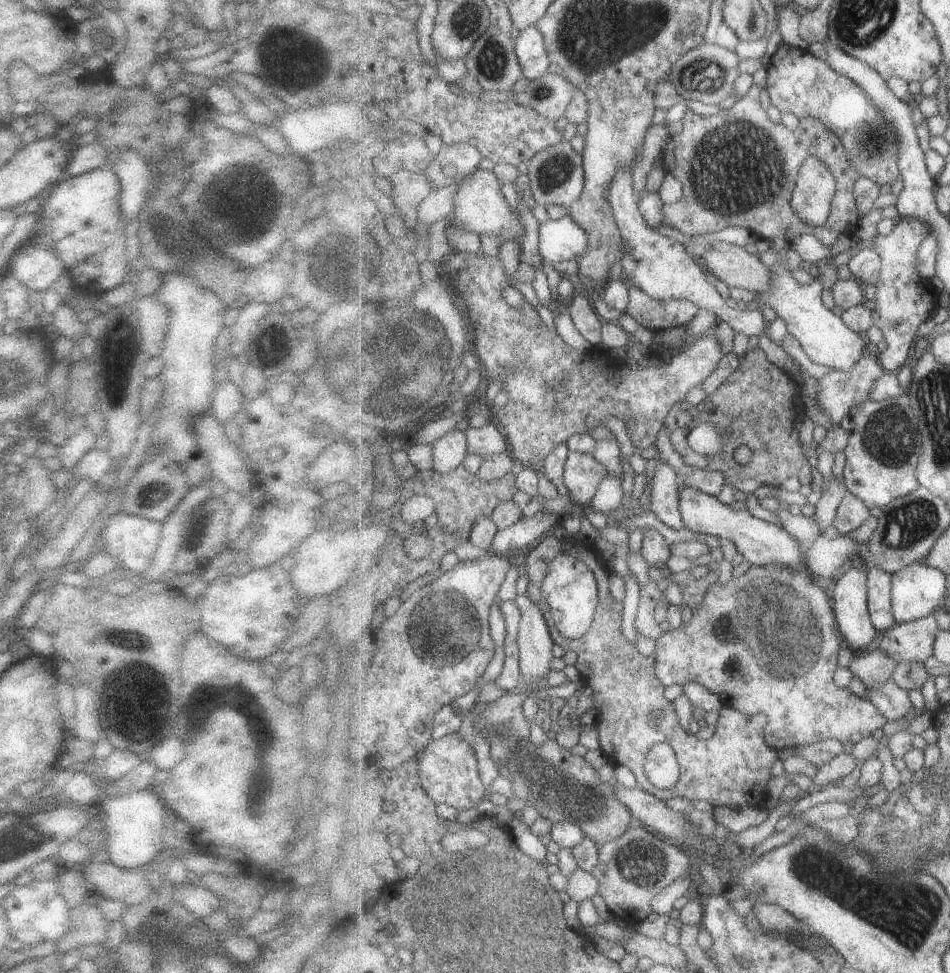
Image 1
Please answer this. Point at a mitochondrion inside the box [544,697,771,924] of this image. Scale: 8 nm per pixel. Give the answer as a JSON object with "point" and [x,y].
{"point":[643,865]}

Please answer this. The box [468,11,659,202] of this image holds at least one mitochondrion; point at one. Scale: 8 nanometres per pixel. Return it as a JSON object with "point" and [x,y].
{"point":[492,62]}

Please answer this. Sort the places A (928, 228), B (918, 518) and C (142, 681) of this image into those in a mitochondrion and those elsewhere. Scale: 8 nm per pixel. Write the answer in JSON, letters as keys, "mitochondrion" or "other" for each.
{"A":"other","B":"mitochondrion","C":"mitochondrion"}

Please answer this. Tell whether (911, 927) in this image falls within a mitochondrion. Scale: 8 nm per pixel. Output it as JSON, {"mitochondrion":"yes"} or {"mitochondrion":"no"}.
{"mitochondrion":"yes"}

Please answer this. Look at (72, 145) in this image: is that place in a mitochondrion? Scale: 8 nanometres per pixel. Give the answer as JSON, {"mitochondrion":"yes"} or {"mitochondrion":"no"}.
{"mitochondrion":"no"}

